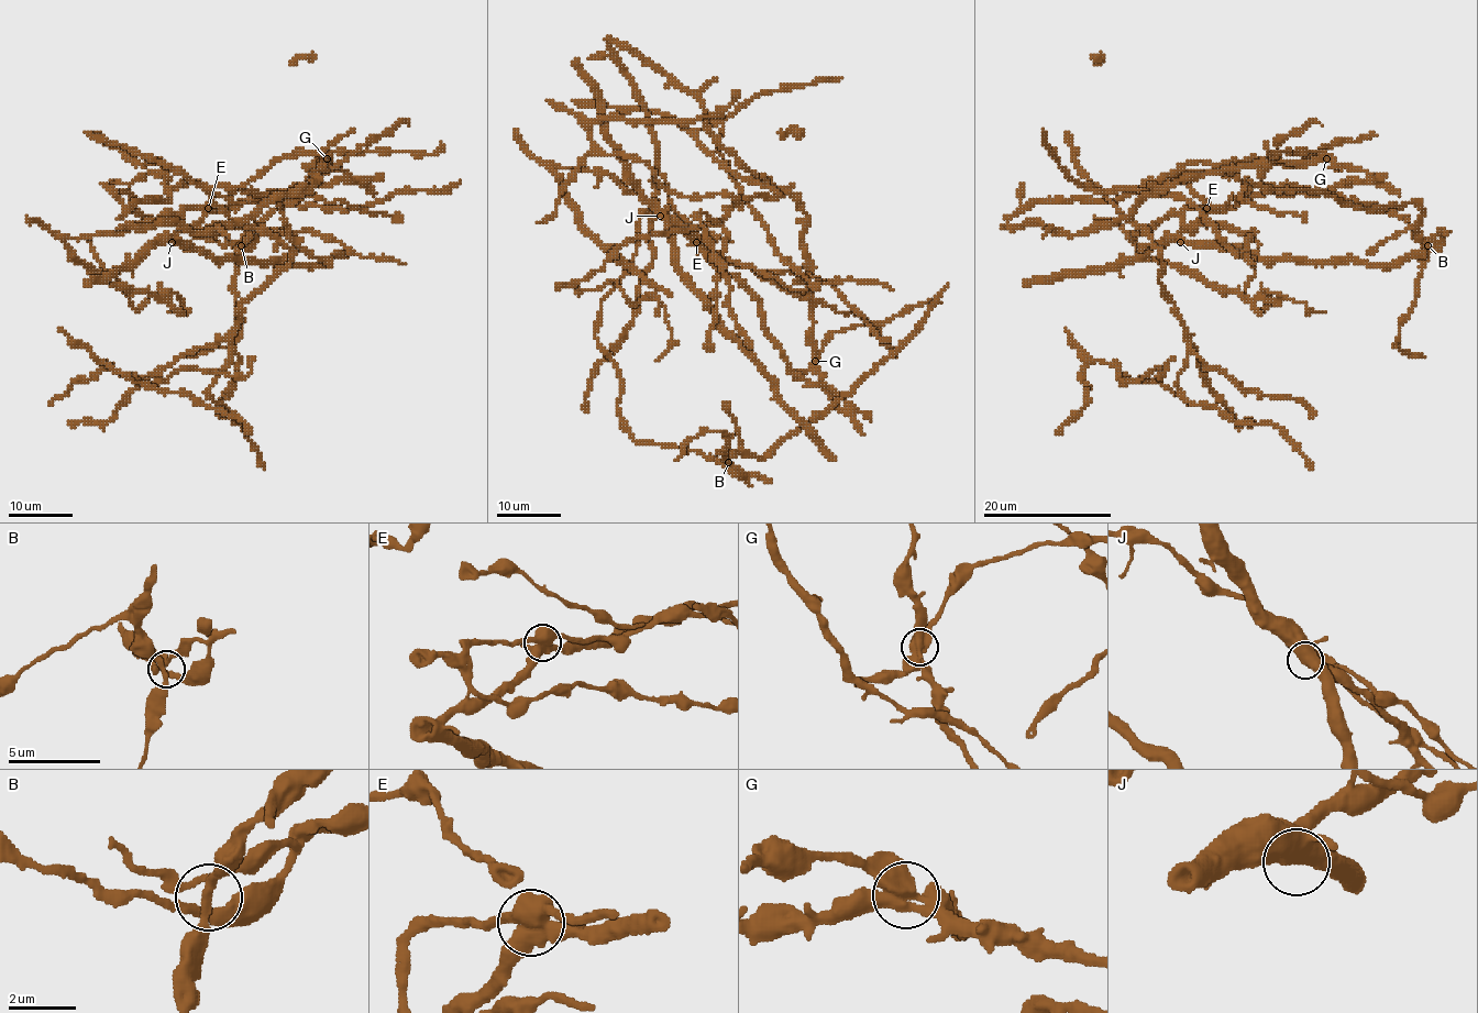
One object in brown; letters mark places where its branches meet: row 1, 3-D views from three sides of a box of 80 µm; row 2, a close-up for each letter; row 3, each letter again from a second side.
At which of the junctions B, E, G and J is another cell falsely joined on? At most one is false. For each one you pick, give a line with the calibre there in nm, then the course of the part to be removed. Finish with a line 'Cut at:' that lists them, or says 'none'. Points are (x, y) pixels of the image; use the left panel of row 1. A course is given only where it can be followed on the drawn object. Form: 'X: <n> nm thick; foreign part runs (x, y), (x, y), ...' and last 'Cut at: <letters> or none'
Cut at: none

